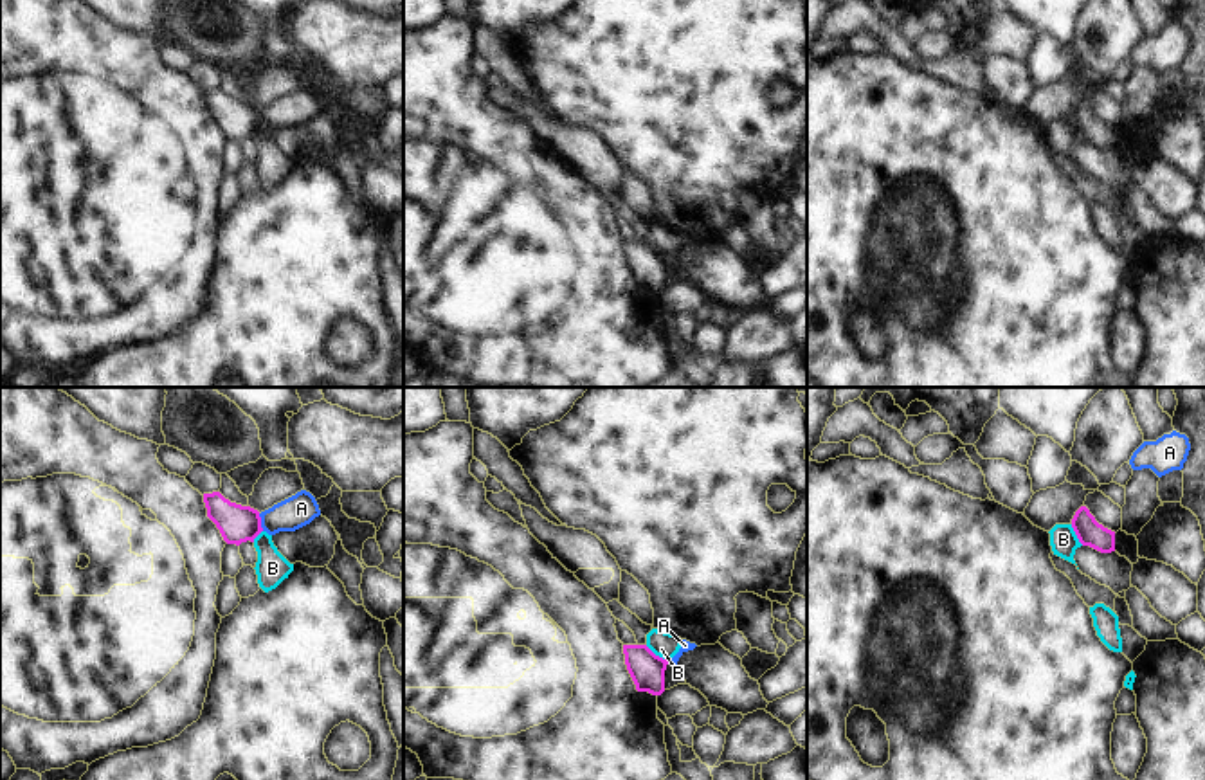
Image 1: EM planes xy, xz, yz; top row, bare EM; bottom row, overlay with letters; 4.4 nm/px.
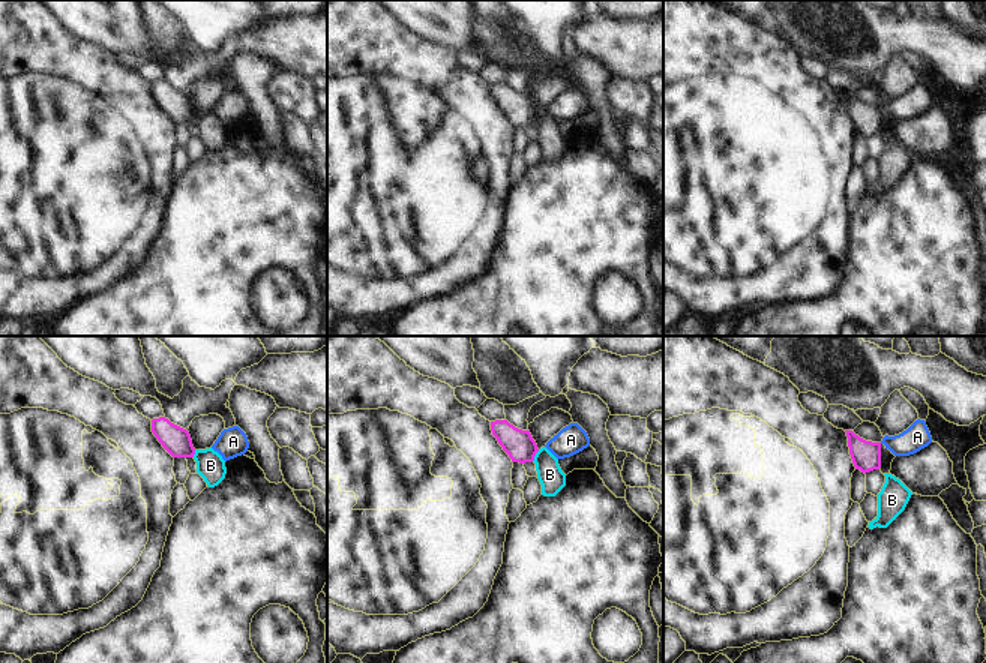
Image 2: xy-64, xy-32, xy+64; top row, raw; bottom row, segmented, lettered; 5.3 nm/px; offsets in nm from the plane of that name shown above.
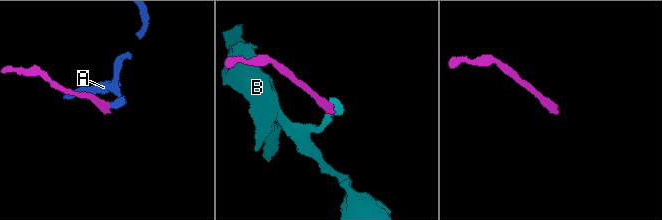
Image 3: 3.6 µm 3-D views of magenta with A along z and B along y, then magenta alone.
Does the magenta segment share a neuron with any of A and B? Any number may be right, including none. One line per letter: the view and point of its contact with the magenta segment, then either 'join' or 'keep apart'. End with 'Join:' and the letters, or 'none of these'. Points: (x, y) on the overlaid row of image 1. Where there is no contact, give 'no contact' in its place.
A: meets magenta in xy at (260, 523); join
B: meets magenta in xz at (654, 654); keep apart
Join: A

